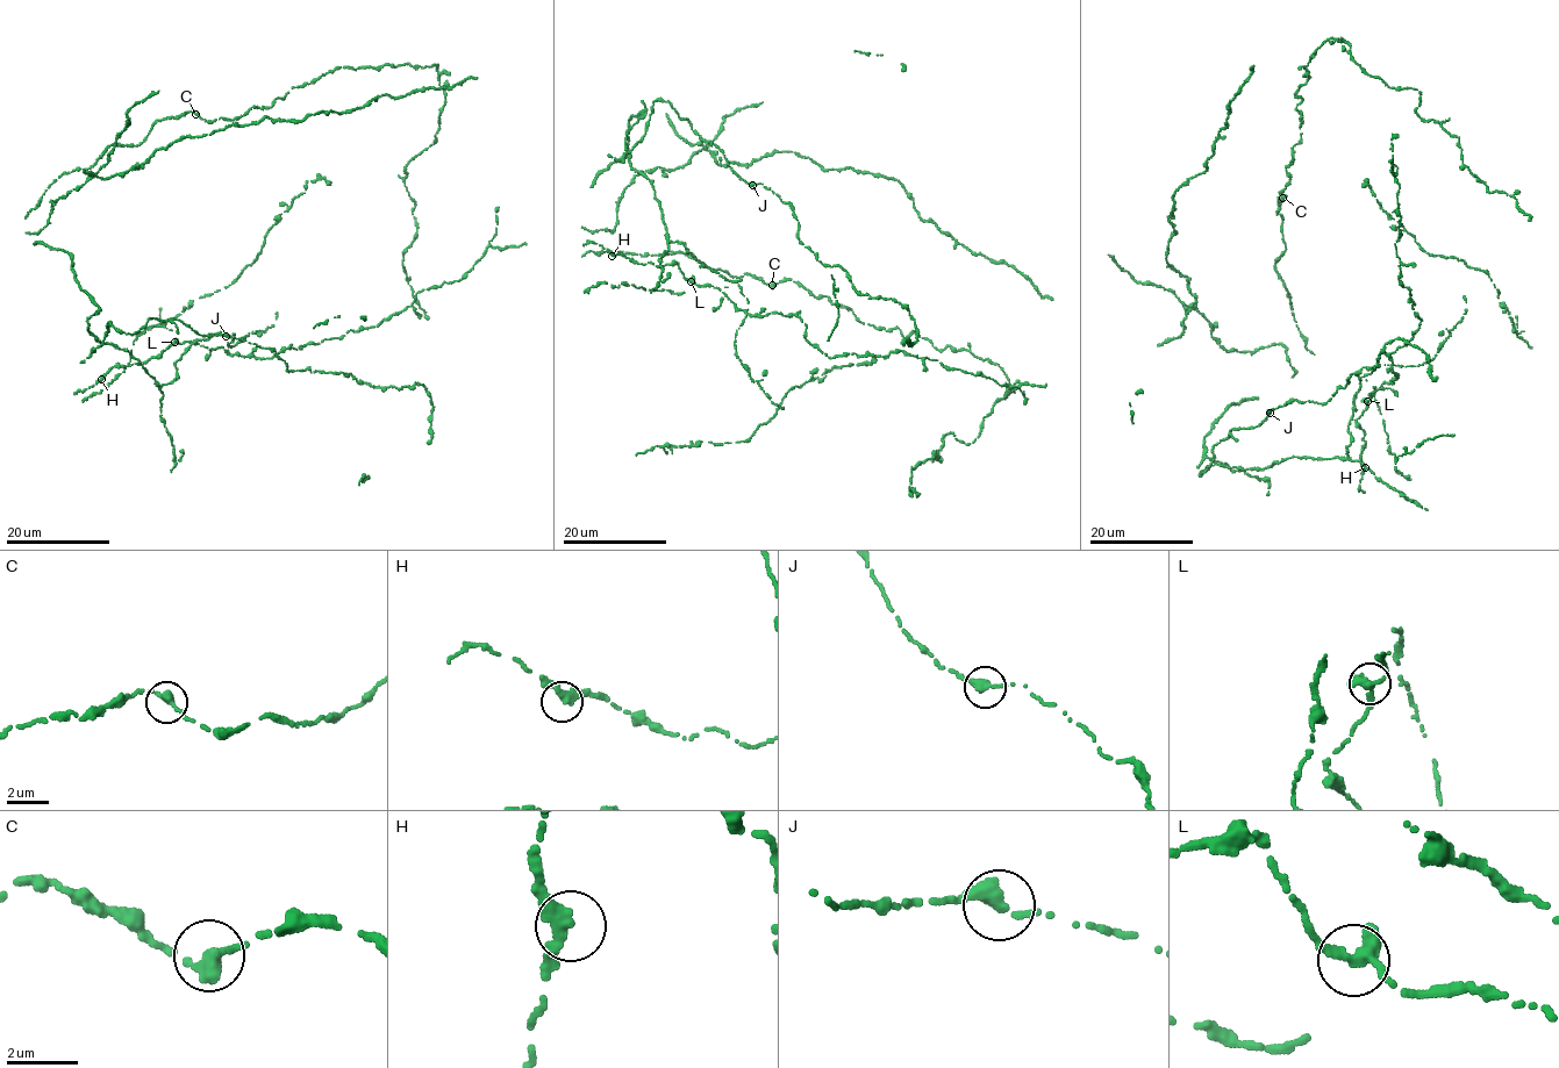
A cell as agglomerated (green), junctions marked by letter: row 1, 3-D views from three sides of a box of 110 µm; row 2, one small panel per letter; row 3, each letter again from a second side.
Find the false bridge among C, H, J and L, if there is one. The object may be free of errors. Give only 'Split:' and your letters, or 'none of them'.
Split: none of them

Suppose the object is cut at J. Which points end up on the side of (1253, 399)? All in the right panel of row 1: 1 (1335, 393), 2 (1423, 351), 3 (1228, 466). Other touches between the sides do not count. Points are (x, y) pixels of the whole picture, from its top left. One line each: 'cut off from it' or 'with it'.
1: cut off from it
2: cut off from it
3: with it

